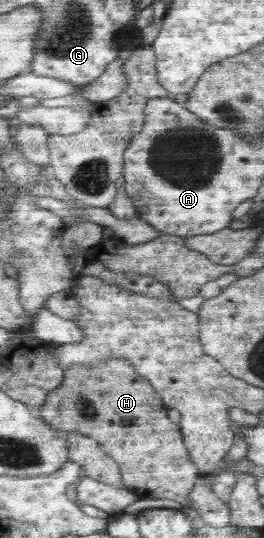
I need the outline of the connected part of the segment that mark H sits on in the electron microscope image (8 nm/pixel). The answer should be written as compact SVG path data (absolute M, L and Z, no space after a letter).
M113 357L104 363L95 363L91 368L83 366L64 369L64 384L49 395L48 402L36 407L38 415L47 423L53 423L62 434L76 432L84 434L99 443L99 446L117 464L121 480L138 499L169 498L183 506L199 478L198 468L190 459L185 448L180 425L167 416L167 406L147 380L137 374L135 367L123 357Z

